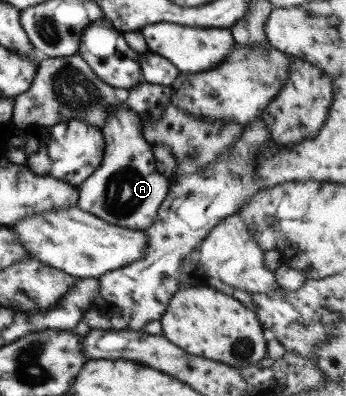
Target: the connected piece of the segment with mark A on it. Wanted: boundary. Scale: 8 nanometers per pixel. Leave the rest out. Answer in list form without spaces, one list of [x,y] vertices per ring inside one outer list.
[[[124,104],[106,113],[101,133],[103,157],[98,168],[78,186],[76,207],[97,216],[108,224],[133,231],[144,231],[155,219],[160,203],[166,197],[169,180],[156,171],[151,146],[141,133],[142,123],[136,113]]]

